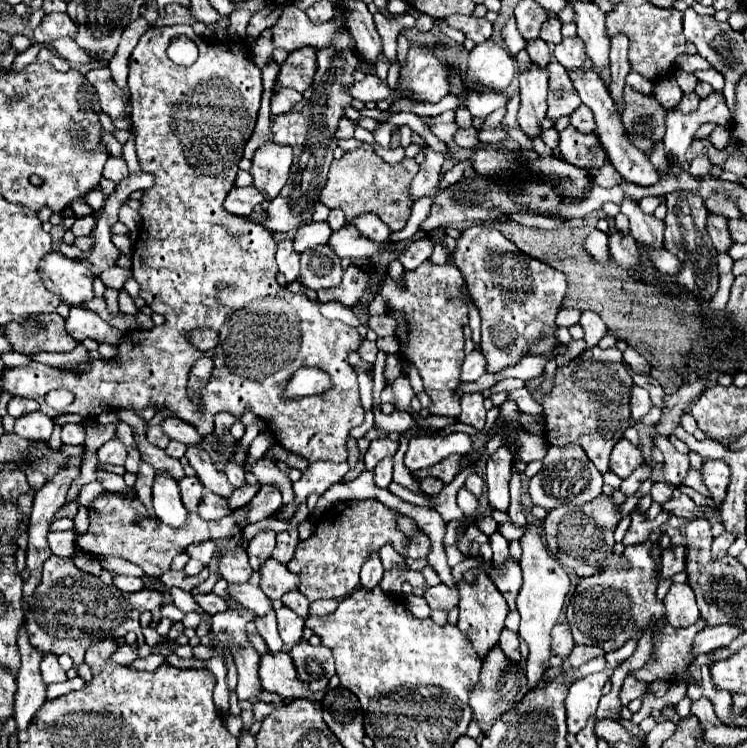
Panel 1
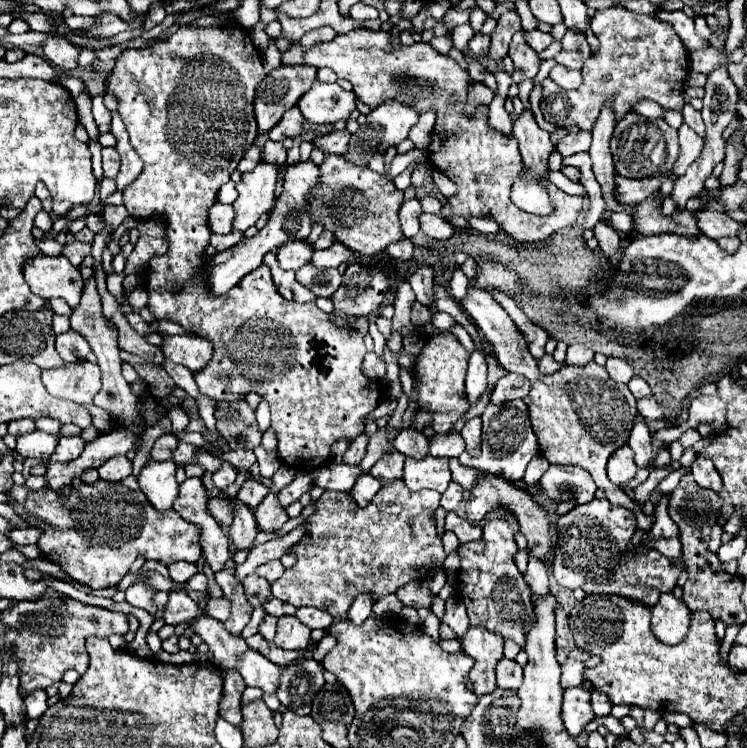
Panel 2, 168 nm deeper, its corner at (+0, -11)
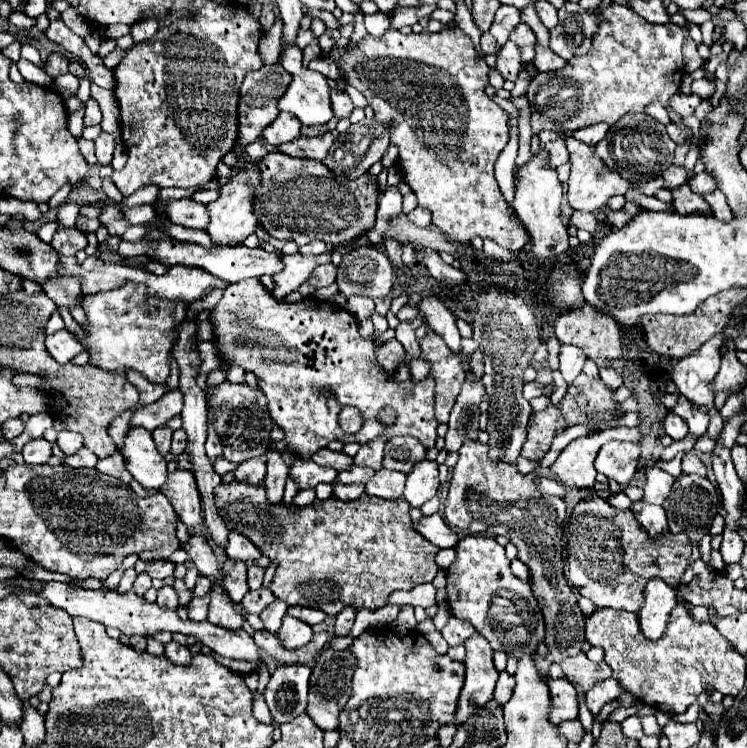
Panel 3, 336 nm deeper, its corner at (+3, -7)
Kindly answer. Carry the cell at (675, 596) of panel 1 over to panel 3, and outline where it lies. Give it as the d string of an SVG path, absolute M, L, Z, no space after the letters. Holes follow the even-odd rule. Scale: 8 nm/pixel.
M661 578L649 580L645 584L645 604L637 612L639 628L645 638L659 640L667 628L667 620L671 610L677 606L677 590L667 586Z

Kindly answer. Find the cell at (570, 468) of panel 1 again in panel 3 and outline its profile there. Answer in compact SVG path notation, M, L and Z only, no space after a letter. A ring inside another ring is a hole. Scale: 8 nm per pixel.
M611 428L605 432L589 434L583 438L573 440L557 458L557 462L551 466L551 474L571 488L587 488L595 484L595 456L599 448L609 440L629 440L629 442L641 442L641 432L637 428Z

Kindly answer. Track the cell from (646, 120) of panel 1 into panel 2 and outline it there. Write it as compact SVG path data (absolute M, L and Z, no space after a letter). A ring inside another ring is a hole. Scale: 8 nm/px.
M628 112L614 130L612 136L612 156L616 172L624 178L652 178L670 172L678 158L678 130L670 128L664 118L650 120L636 112Z

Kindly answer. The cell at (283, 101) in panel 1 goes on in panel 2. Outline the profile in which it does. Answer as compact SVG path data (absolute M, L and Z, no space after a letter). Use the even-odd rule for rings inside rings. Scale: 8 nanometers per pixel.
M294 106L282 116L280 124L276 124L272 132L268 132L268 138L274 142L284 140L284 138L296 138L302 132L302 122L304 122L304 116L300 116L300 108Z

